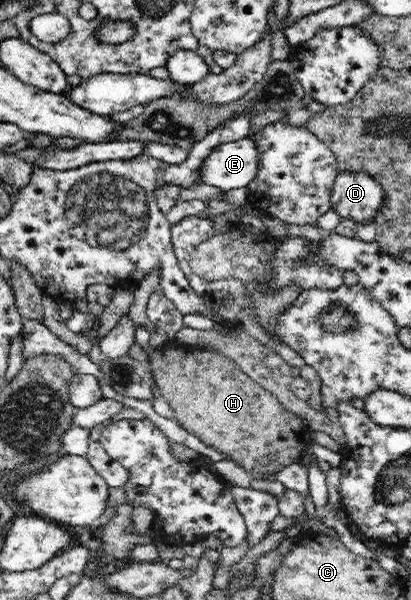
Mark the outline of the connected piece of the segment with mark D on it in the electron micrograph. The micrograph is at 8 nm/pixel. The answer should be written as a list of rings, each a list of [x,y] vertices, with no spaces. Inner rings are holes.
[[[367,172],[337,173],[330,192],[332,209],[341,218],[350,218],[357,223],[373,222],[384,199],[387,195],[383,185]]]

